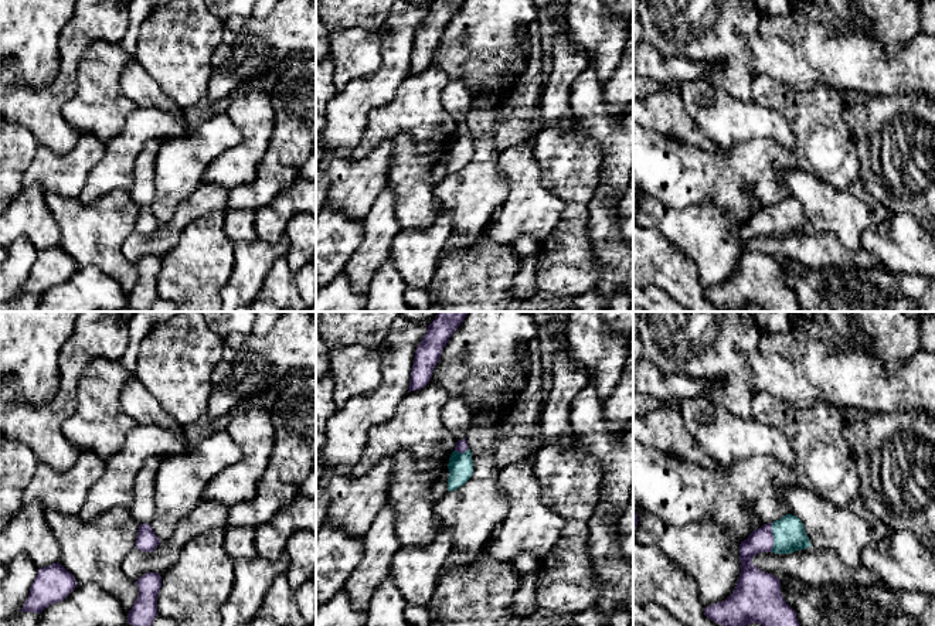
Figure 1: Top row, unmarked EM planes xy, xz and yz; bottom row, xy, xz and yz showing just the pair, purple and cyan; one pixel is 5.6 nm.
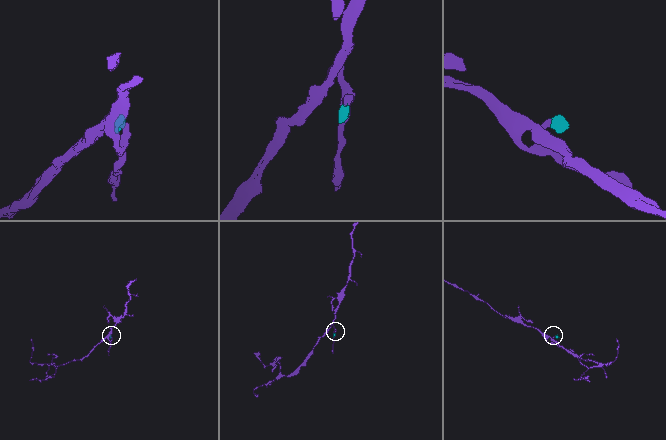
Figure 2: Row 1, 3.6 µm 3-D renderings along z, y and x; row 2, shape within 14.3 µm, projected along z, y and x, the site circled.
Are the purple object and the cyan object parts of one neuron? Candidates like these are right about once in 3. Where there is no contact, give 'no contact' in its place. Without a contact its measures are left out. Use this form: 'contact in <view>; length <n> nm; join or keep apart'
contact in yz; length 160 nm; join

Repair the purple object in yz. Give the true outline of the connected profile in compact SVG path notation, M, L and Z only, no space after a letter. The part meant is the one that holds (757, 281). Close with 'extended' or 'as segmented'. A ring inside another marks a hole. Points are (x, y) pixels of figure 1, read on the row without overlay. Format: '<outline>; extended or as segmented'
M792 197L764 207L740 227L741 255L732 276L704 292L704 297L725 310L758 306L766 312L802 312L796 295L785 285L781 262L752 246L759 235L790 237L812 229L800 201Z; extended

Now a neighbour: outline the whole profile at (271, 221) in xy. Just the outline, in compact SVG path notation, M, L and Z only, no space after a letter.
M298 177L269 205L255 211L258 239L276 245L288 221L300 212L316 214L316 183Z

